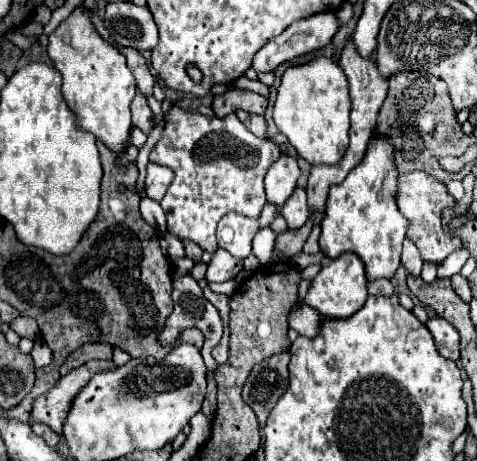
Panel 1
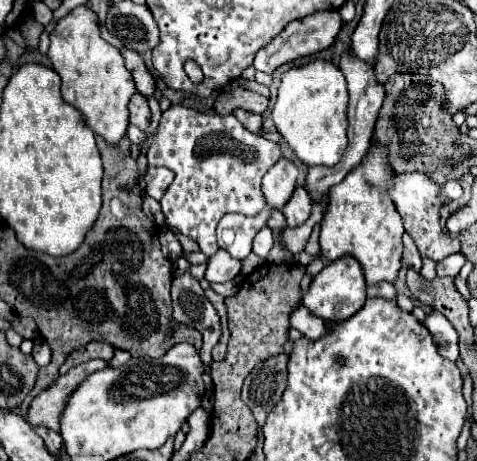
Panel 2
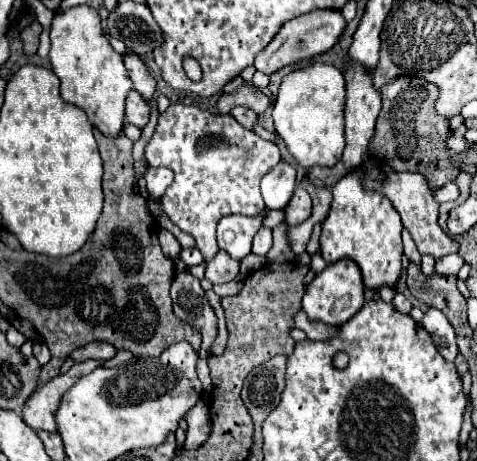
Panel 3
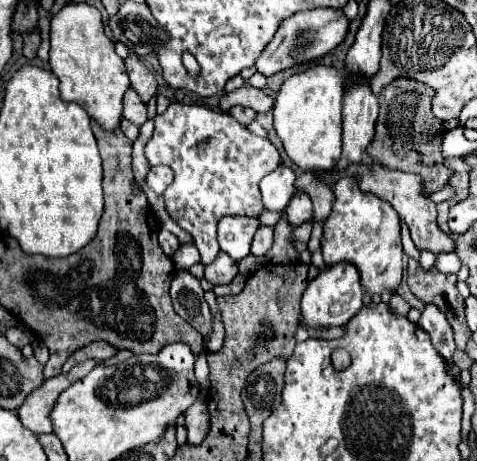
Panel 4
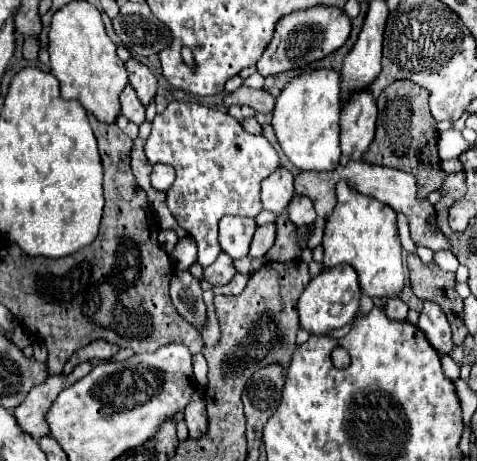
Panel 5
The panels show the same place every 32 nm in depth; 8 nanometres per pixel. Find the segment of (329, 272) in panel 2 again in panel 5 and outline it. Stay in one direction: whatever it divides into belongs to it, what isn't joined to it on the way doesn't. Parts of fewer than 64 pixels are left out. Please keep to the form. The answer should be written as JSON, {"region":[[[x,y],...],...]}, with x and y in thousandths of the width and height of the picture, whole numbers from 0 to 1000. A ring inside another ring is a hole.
{"region":[[[713,573],[692,586],[675,586],[662,603],[650,607],[637,638],[625,651],[629,707],[650,725],[683,725],[696,711],[717,711],[751,681],[759,646],[759,625],[751,616],[751,594],[738,577]]]}

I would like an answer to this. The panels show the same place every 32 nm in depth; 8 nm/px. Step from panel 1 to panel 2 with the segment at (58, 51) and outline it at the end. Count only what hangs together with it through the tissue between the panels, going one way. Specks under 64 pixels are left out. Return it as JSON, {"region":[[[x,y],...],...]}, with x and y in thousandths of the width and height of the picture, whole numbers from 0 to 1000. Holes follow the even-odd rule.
{"region":[[[184,13],[155,17],[117,52],[105,74],[101,126],[109,130],[109,148],[130,169],[130,213],[176,252],[176,269],[226,312],[247,312],[264,299],[264,282],[273,273],[268,221],[285,200],[281,174],[260,143],[260,121],[252,108],[231,100],[210,78],[205,35]]]}

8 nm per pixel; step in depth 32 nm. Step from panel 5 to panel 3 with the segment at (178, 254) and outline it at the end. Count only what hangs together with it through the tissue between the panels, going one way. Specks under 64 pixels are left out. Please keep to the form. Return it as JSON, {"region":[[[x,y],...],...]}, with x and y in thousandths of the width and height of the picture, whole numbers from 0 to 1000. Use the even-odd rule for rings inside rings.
{"region":[[[407,538],[407,542],[382,542],[373,560],[377,560],[377,564],[386,564],[386,573],[390,573],[390,577],[407,577],[407,573],[428,568],[423,547],[419,547],[419,542],[411,542],[411,538]]]}

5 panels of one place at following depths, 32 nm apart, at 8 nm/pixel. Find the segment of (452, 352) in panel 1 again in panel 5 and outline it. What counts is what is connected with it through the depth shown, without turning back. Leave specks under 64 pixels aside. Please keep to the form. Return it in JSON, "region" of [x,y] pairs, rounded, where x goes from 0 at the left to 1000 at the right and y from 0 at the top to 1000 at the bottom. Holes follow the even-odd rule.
{"region":[[[889,655],[889,672],[881,681],[876,694],[876,711],[897,729],[901,746],[927,764],[927,768],[943,768],[952,755],[948,742],[948,716],[943,703],[927,677],[927,668],[910,655]]]}

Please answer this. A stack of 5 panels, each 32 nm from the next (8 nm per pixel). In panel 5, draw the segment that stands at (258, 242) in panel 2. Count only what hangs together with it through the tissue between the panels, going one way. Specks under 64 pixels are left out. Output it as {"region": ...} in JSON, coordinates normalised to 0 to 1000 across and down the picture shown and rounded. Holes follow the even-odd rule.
{"region":[[[574,486],[541,490],[520,555],[528,555],[528,560],[549,560],[549,555],[570,538],[570,529],[574,529],[574,512],[579,512],[579,490],[574,490]]]}

